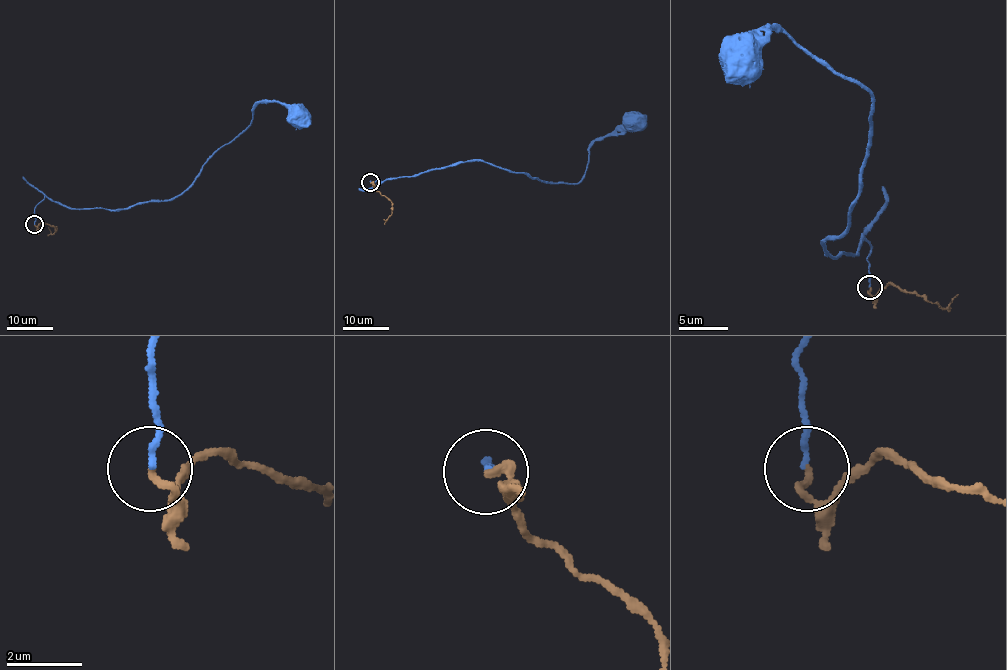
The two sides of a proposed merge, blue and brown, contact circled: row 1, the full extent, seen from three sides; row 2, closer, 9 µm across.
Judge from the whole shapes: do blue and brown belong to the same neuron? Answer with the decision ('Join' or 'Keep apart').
Join

